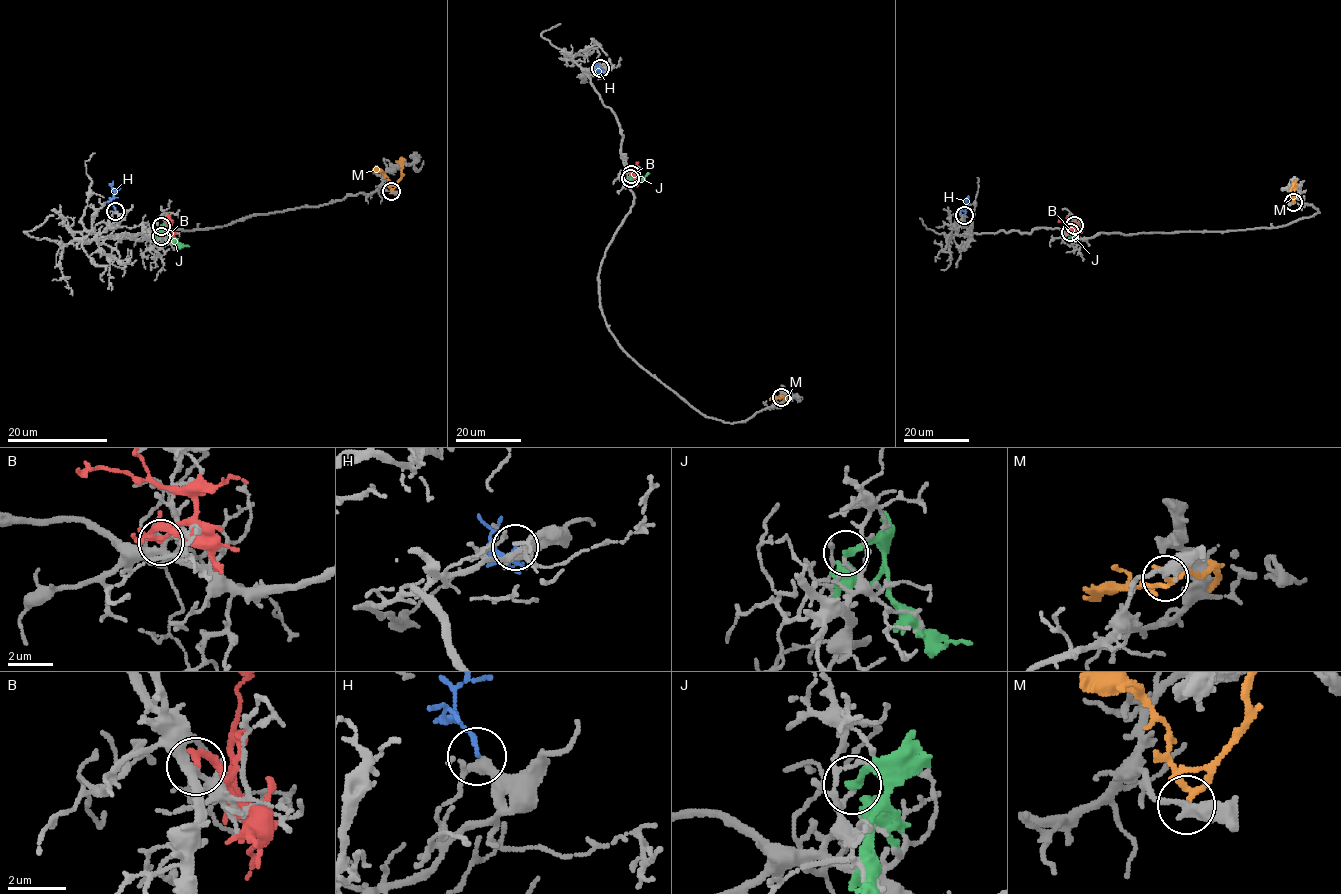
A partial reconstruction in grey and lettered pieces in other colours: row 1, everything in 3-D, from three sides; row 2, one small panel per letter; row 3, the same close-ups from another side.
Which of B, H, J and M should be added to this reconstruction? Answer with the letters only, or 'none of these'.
H

